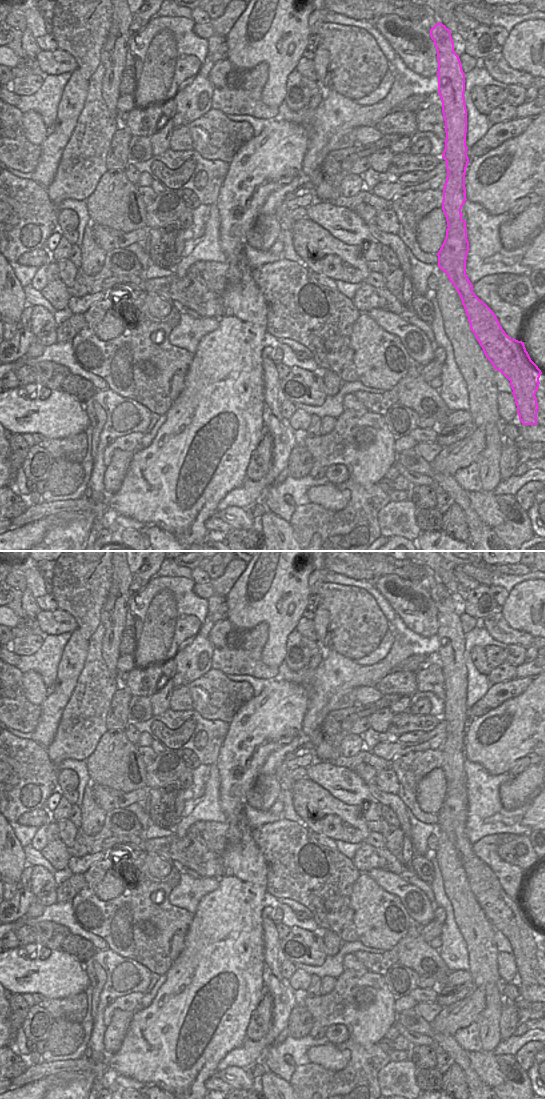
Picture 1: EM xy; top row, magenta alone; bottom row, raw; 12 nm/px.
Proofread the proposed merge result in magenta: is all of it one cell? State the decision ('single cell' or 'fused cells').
fused cells

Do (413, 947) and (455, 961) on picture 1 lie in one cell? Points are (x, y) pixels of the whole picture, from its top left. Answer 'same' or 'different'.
different

